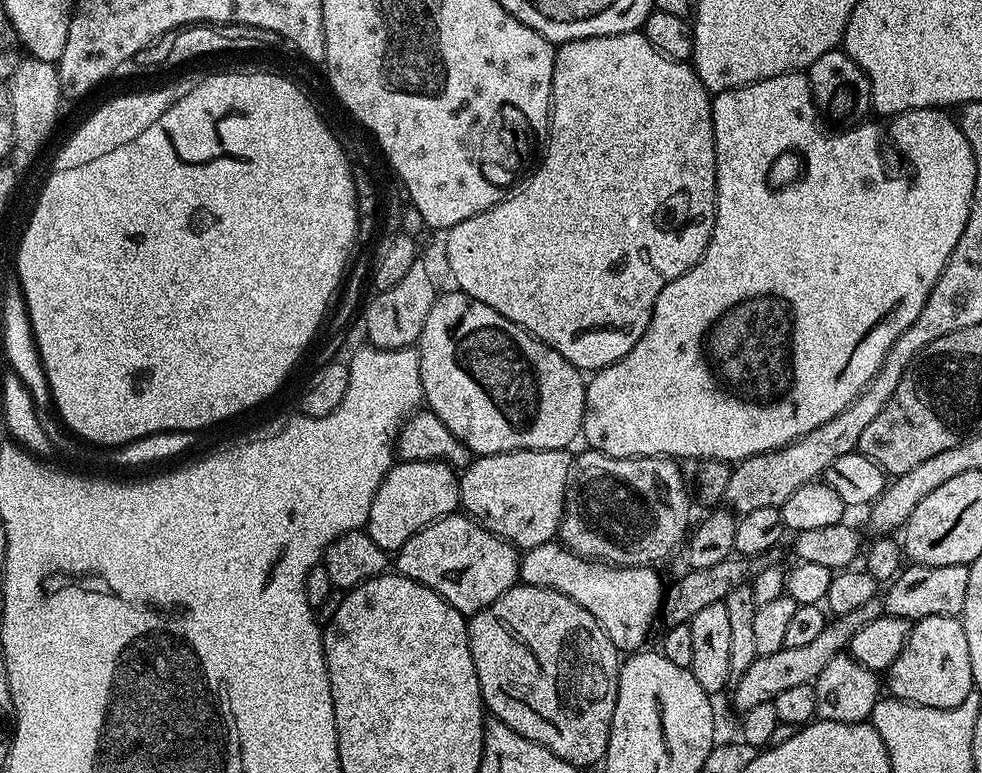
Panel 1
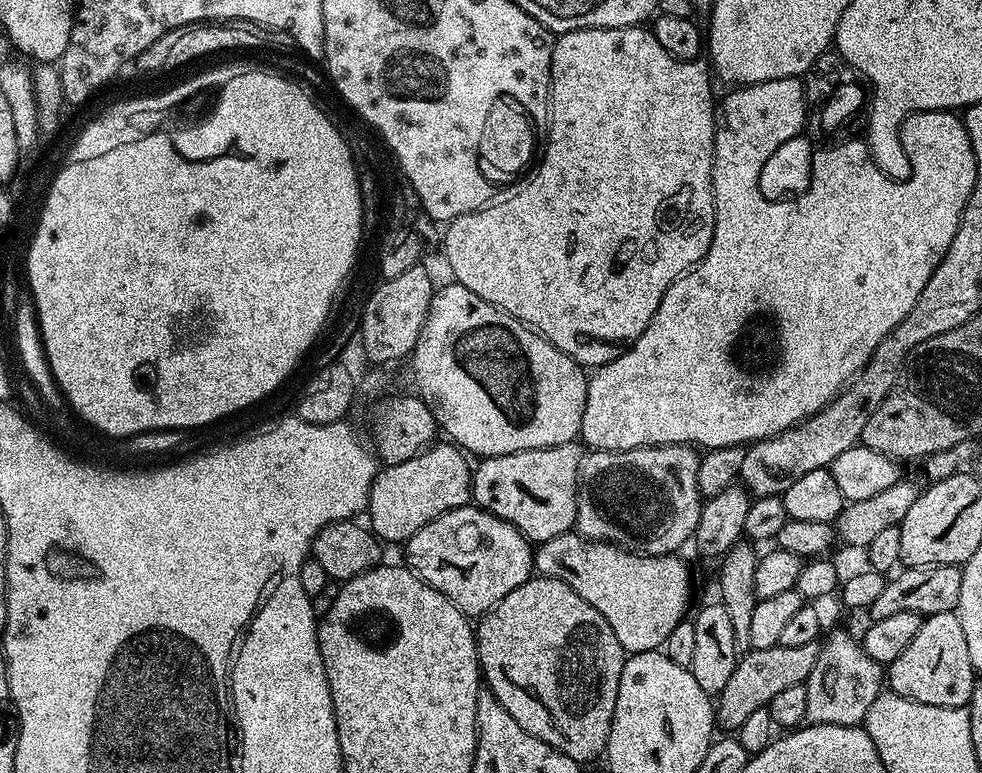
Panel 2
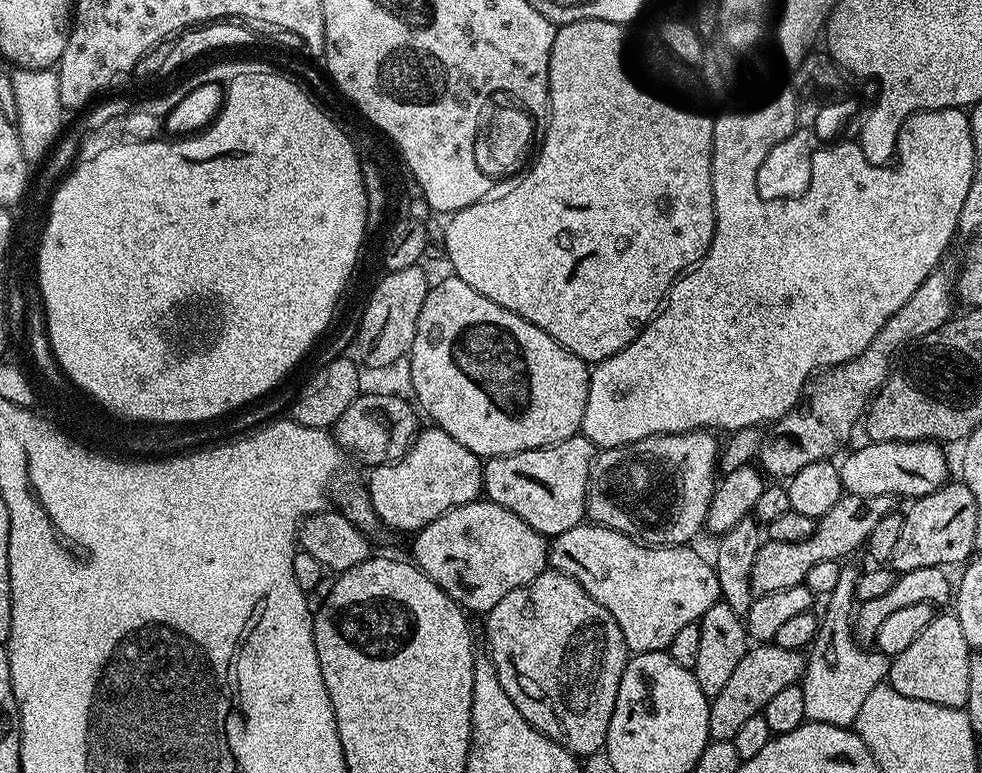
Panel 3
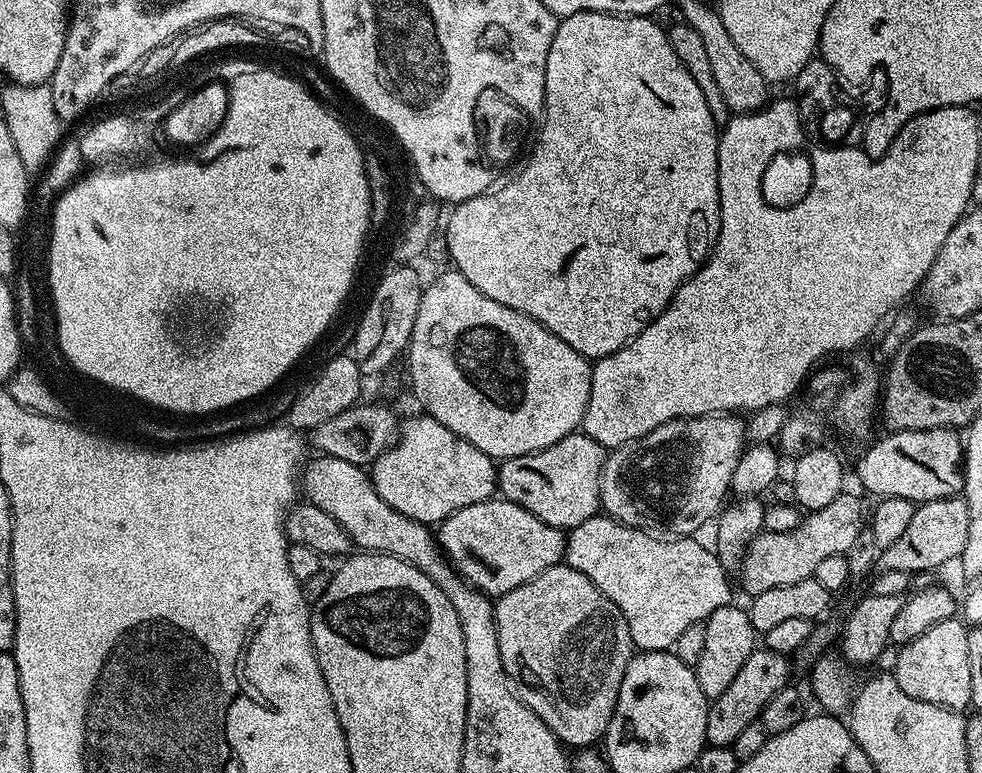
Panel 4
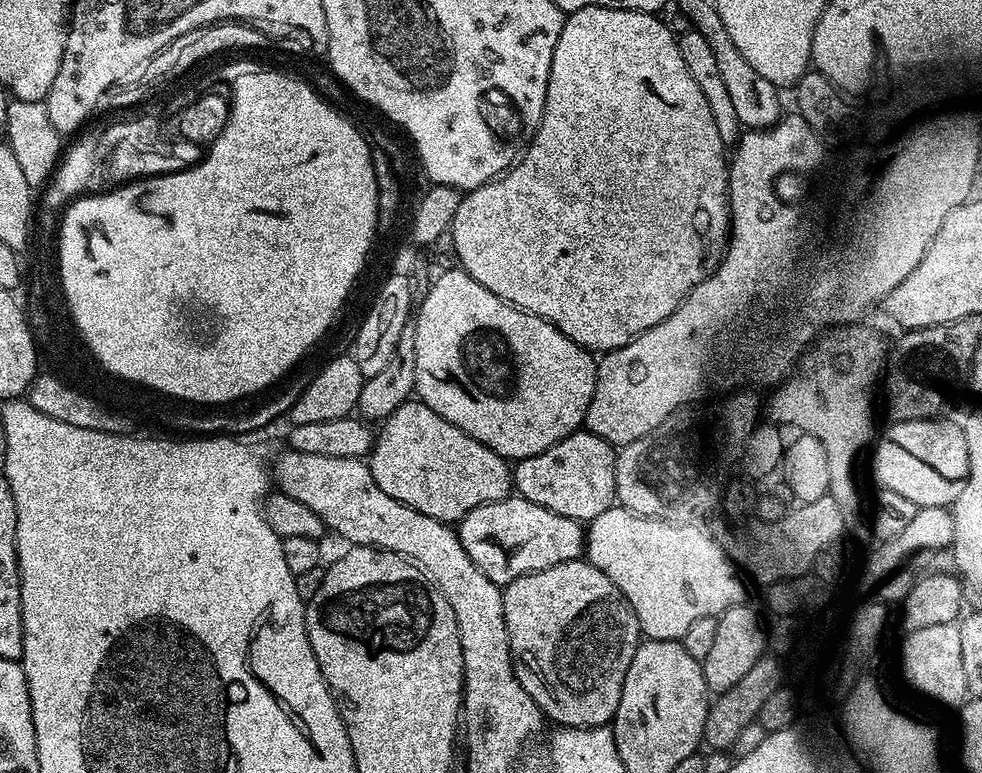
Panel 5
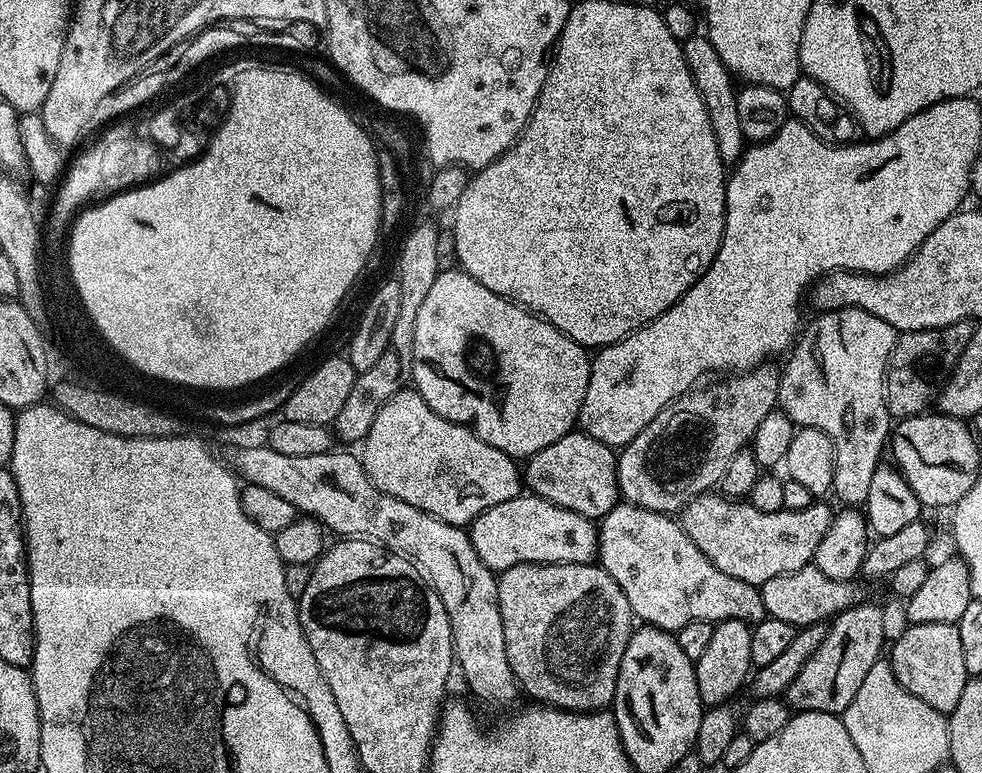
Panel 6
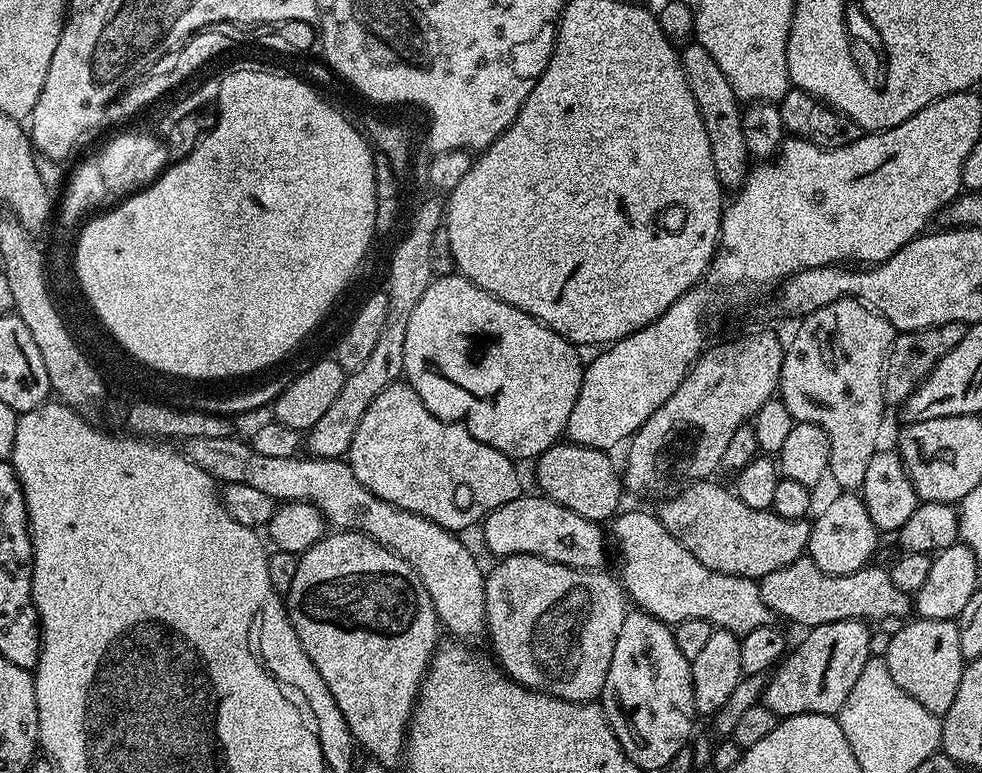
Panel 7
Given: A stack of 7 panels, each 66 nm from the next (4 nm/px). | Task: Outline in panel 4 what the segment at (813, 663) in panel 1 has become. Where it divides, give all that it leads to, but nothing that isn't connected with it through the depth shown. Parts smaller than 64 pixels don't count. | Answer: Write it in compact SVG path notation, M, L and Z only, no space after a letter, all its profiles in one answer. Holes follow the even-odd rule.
M763 646L757 647L756 651L750 654L750 658L742 662L742 670L738 670L738 674L726 690L709 703L705 743L714 747L731 747L734 739L746 730L746 726L759 719L766 702L778 690L787 687L788 672L790 673L789 657Z

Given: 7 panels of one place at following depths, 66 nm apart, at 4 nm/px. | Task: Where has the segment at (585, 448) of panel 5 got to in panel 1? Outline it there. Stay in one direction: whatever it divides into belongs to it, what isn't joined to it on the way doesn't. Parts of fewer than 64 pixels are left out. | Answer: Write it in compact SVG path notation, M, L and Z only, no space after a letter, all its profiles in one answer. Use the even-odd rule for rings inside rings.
M562 448L499 452L493 456L476 456L472 465L459 473L460 508L483 528L500 536L520 550L555 541L564 517L564 495L568 489L568 473L572 471L573 457Z

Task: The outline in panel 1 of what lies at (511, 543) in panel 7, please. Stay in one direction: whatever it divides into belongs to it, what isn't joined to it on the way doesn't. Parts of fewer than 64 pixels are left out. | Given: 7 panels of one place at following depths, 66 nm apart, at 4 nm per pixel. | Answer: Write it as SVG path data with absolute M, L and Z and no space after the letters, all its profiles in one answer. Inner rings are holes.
M453 514L427 524L410 537L395 553L394 568L396 564L395 571L399 575L424 584L465 618L471 618L475 612L502 598L506 590L516 587L520 578L520 557L521 553L513 545L483 528L471 516Z

